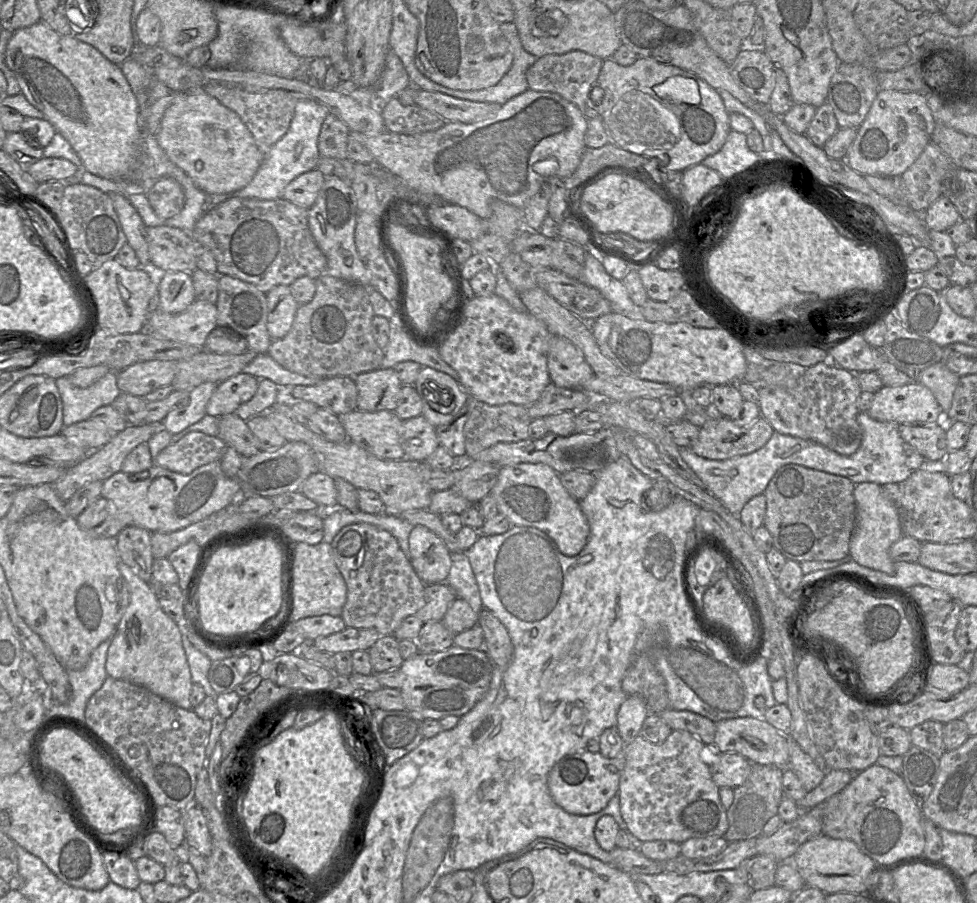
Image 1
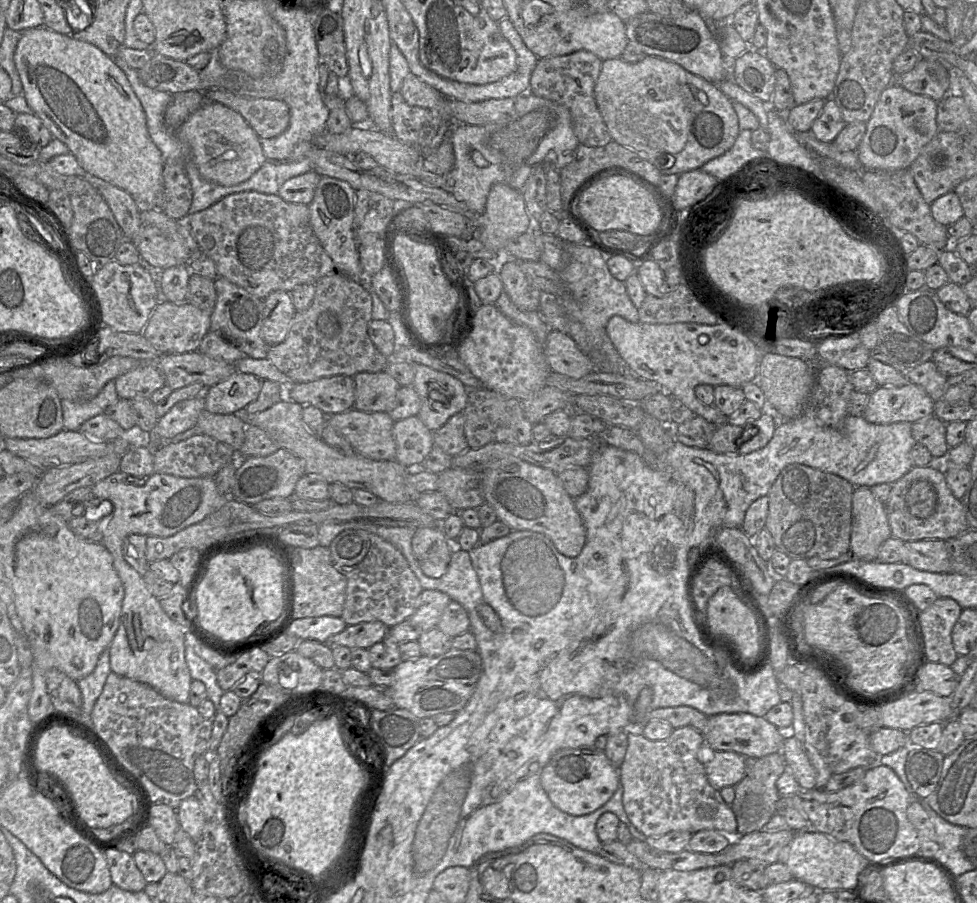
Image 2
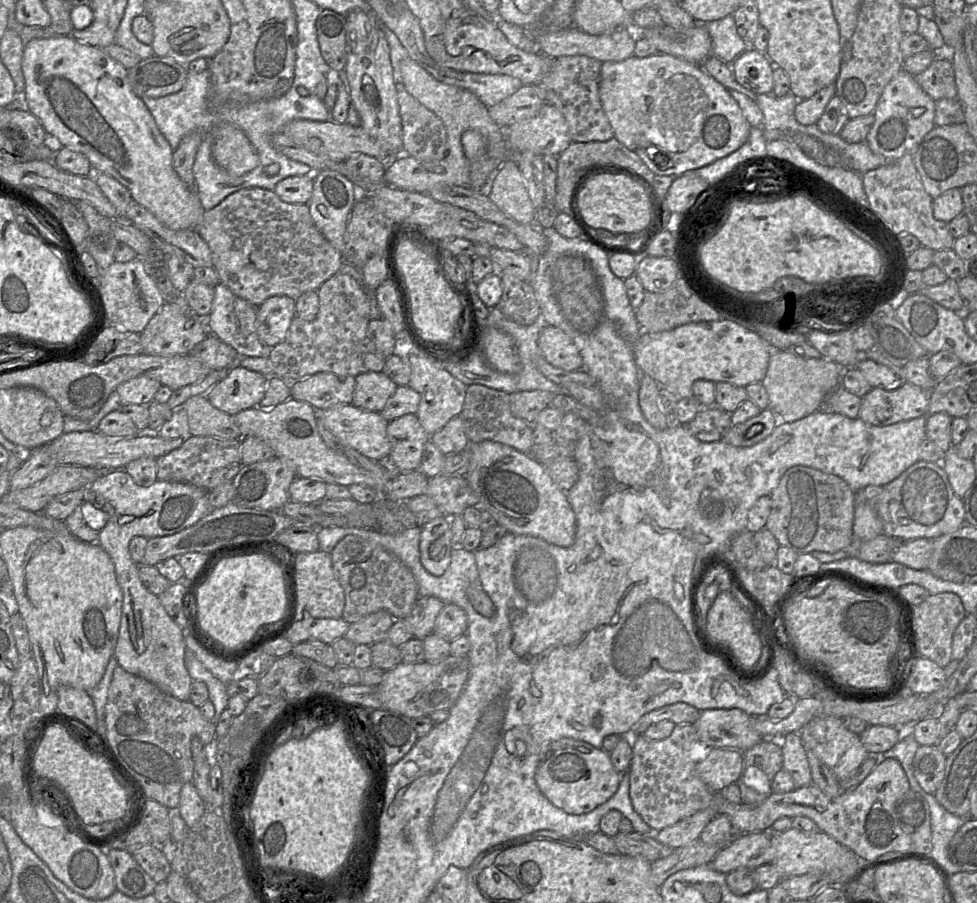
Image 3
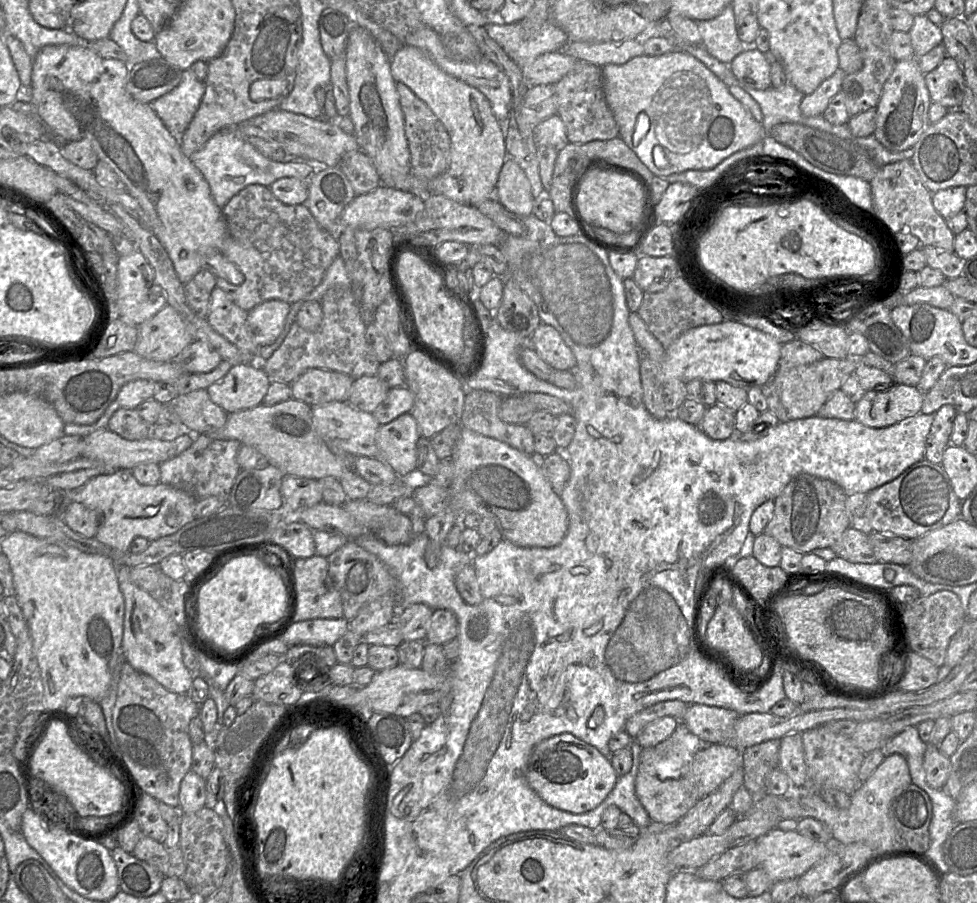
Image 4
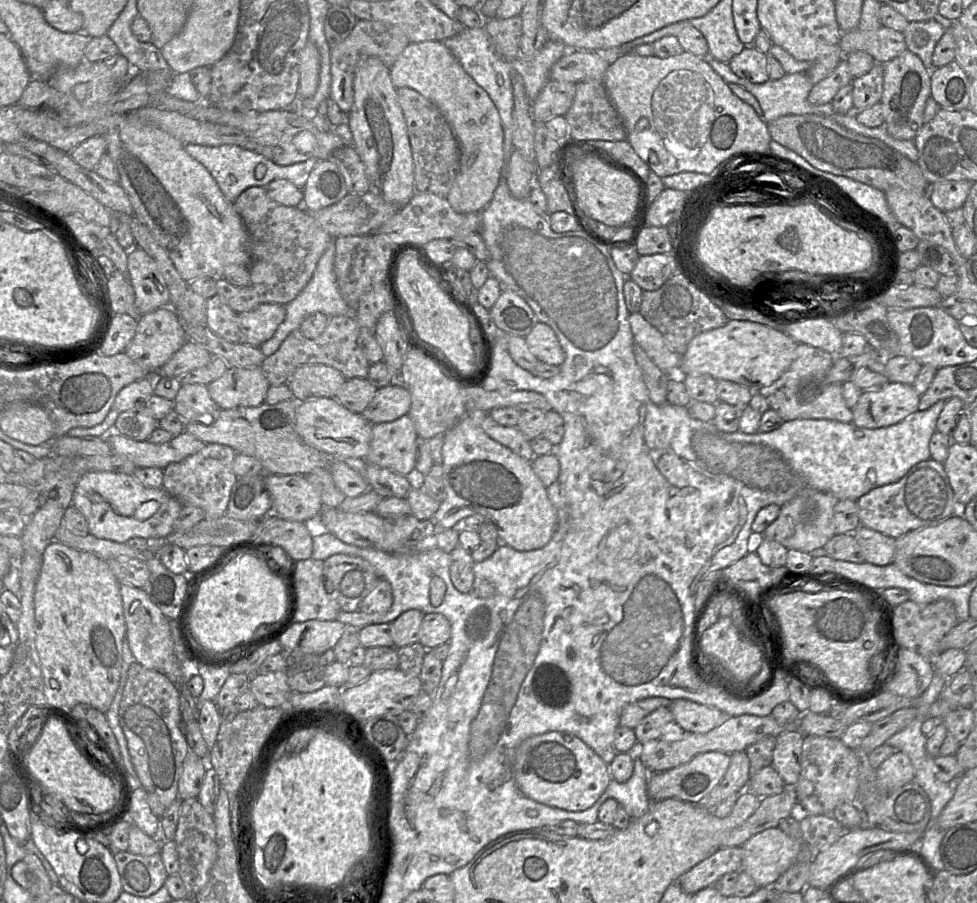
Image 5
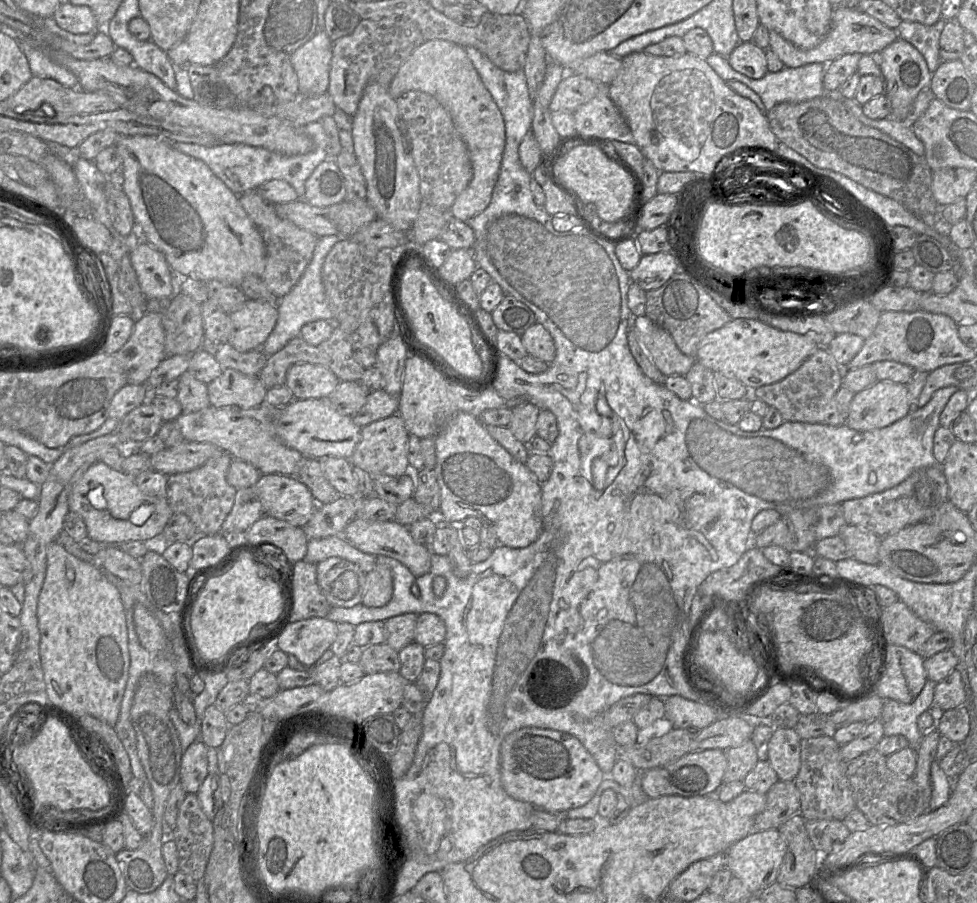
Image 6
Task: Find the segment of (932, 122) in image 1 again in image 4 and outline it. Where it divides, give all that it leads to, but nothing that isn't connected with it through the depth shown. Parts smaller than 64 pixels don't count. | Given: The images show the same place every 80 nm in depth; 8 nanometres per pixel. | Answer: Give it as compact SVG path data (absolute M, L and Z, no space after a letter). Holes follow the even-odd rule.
M917 59L896 61L893 72L884 83L876 106L876 129L873 135L890 151L911 150L930 125L928 112L931 102Z

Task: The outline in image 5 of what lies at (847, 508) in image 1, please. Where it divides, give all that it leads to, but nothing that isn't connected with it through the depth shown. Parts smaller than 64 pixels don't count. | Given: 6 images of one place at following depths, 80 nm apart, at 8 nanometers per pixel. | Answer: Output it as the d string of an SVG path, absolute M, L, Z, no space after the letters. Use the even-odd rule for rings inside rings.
M804 489L780 507L778 517L764 530L763 537L779 542L787 549L810 553L822 548L835 534L834 507L839 501L833 494Z

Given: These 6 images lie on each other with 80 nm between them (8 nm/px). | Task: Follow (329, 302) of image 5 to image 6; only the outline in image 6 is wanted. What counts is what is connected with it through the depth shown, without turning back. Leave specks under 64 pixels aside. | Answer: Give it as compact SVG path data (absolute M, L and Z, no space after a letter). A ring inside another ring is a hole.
M339 235L318 238L312 259L299 281L282 298L278 300L278 319L276 325L261 349L268 356L280 351L291 339L300 335L302 327L313 321L329 320L334 322L334 314L327 299L322 282L324 260L332 247L341 239L350 238Z

